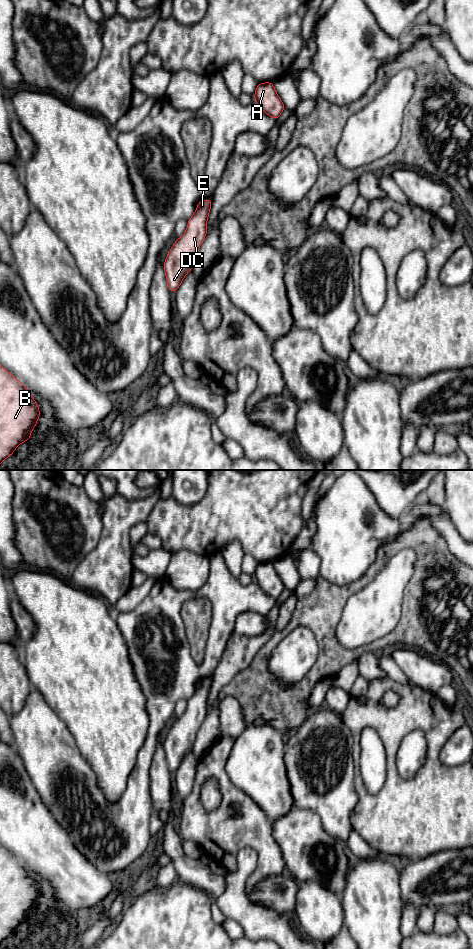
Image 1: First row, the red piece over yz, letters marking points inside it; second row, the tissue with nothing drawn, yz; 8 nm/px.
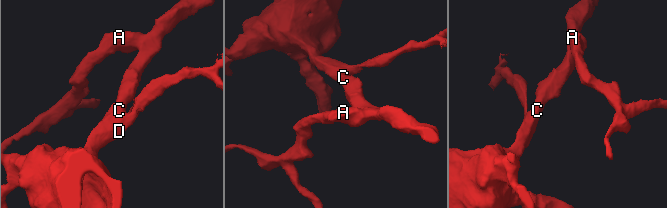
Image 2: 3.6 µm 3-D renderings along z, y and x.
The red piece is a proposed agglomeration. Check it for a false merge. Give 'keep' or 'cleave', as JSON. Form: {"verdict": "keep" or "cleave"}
{"verdict": "keep"}

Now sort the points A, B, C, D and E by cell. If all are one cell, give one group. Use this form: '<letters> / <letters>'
A B C D E

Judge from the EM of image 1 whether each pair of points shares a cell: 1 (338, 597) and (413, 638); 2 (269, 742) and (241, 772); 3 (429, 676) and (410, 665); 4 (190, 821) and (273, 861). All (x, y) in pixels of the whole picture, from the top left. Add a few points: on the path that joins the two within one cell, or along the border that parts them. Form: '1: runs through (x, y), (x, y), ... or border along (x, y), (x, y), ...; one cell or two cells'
1: runs through (328, 629), (328, 640), (341, 653), (381, 642); one cell
2: runs through (262, 749), (248, 765); one cell
3: runs through (424, 671), (415, 665); one cell
4: runs through (211, 826), (240, 826), (254, 840); one cell

